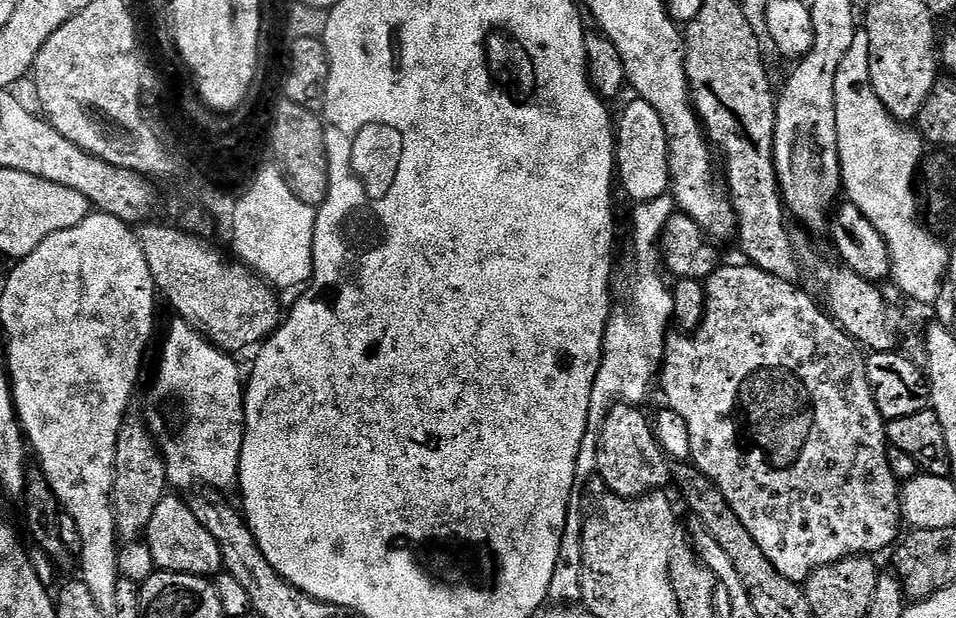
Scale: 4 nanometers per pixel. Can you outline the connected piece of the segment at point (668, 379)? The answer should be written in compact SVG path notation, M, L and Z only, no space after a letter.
M751 263L728 264L716 267L706 278L708 292L704 296L704 319L691 334L672 336L664 348L664 369L658 372L658 388L664 391L667 407L686 426L690 438L690 460L700 473L716 487L738 518L742 526L758 542L765 558L787 580L799 581L799 576L812 569L853 554L864 554L880 540L880 527L888 516L884 505L884 488L880 485L880 472L876 469L876 452L867 444L868 428L864 416L852 405L848 397L848 356L844 353L846 337L835 320L818 307L817 301L797 285L779 280Z

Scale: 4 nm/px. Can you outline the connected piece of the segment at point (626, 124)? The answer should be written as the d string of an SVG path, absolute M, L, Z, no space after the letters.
M632 98L632 101L624 108L624 121L618 124L618 141L614 148L614 164L618 169L618 180L624 183L628 196L632 200L644 200L650 202L654 198L665 195L670 188L668 175L668 139L666 130L662 126L662 118L645 100Z

